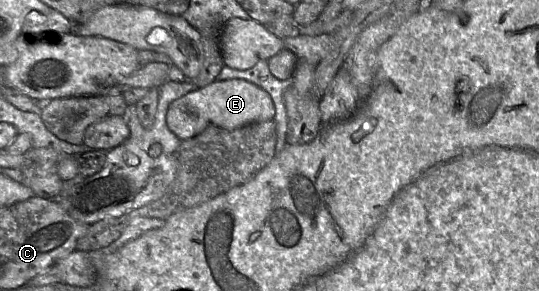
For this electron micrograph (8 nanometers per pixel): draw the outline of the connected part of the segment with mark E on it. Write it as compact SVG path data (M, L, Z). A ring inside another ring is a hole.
M232 79L216 80L204 88L194 90L174 100L168 106L166 121L168 128L180 140L185 141L208 127L233 130L250 123L273 120L274 116L274 103L266 91L245 80Z

